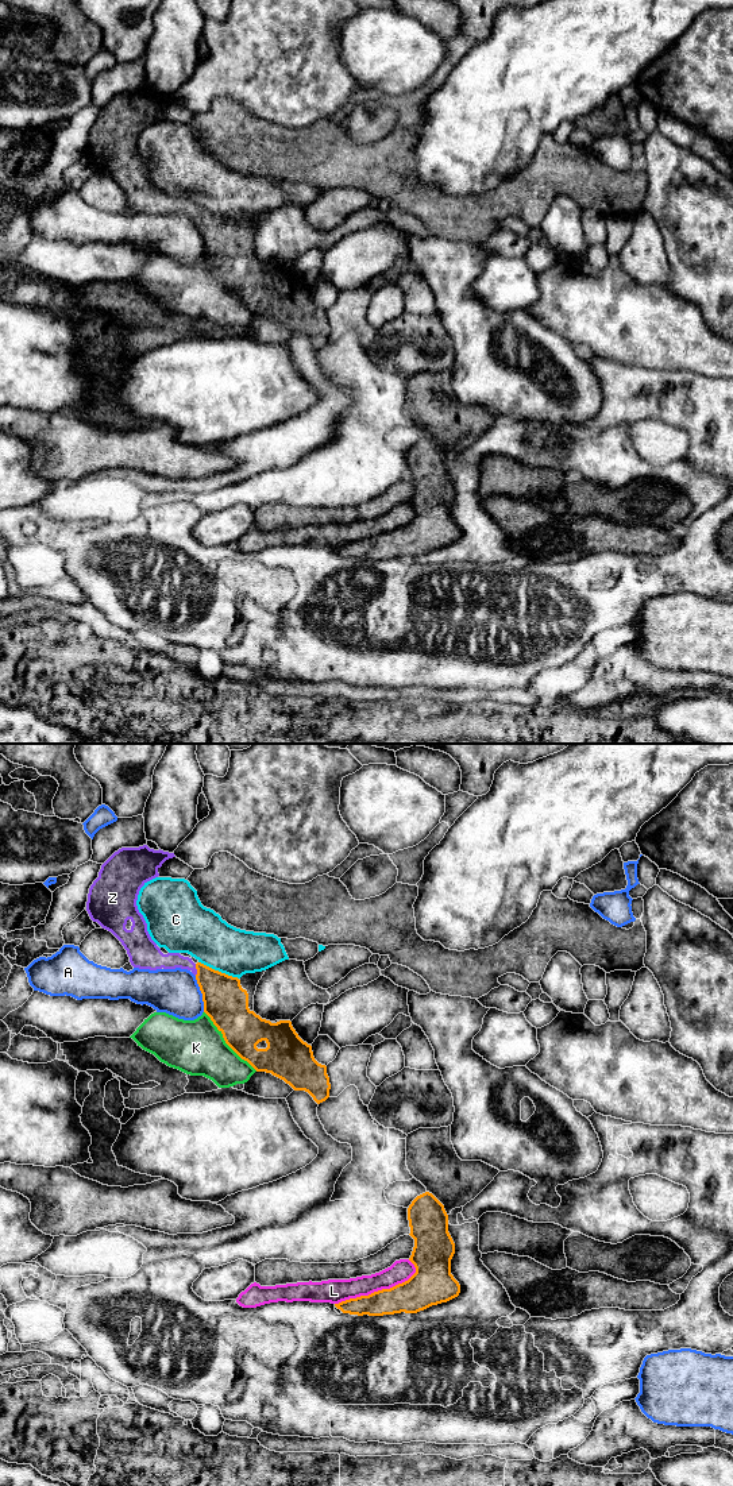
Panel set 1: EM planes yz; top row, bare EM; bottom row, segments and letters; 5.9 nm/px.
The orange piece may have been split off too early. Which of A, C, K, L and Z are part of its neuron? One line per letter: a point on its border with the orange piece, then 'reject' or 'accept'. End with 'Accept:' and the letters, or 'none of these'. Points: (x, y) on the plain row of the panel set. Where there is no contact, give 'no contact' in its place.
A: contact yz (201, 236); reject
C: contact yz (218, 215); reject
K: contact yz (226, 286); reject
L: contact yz (378, 535); reject
Z: contact yz (196, 212); accept
Accept: Z

